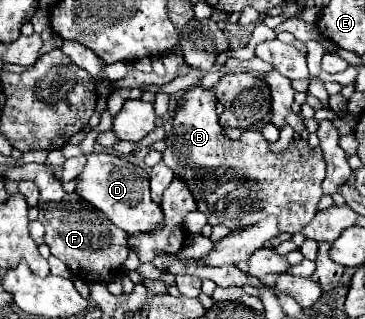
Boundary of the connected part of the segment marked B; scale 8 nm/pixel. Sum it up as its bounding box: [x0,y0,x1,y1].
[163,87,325,233]

